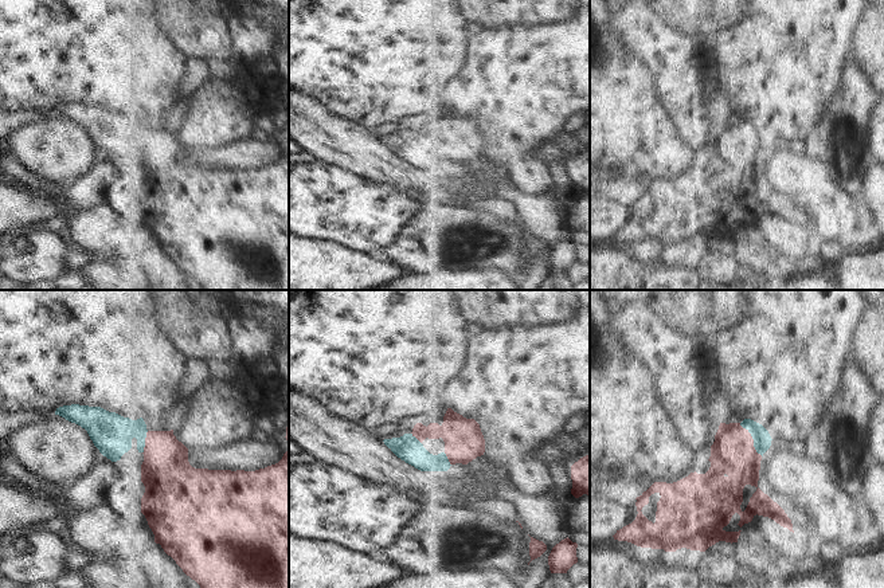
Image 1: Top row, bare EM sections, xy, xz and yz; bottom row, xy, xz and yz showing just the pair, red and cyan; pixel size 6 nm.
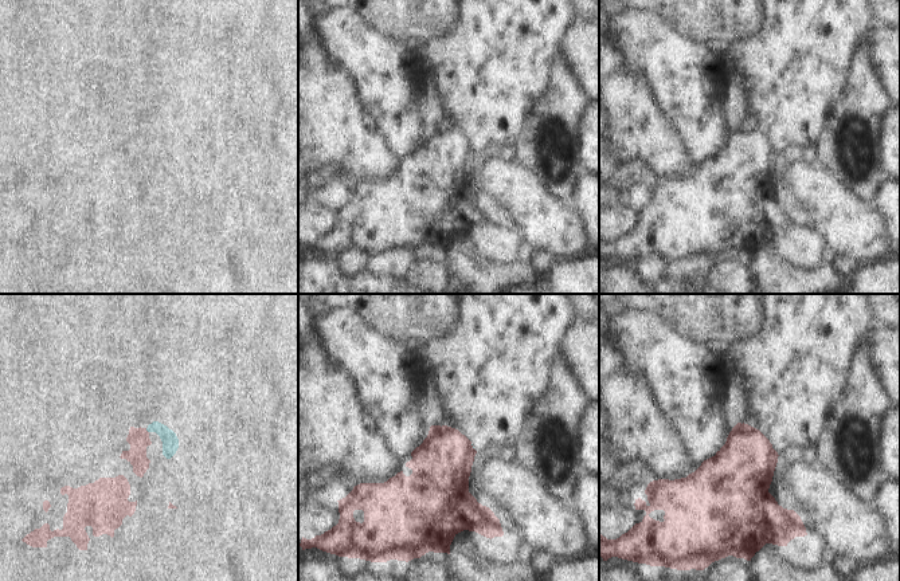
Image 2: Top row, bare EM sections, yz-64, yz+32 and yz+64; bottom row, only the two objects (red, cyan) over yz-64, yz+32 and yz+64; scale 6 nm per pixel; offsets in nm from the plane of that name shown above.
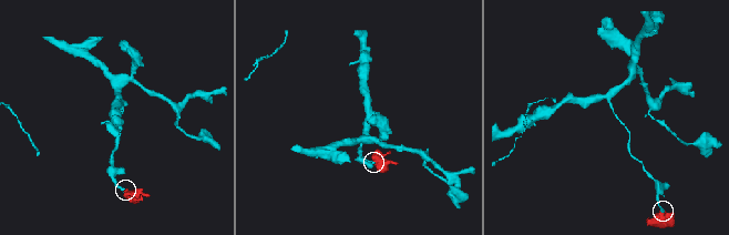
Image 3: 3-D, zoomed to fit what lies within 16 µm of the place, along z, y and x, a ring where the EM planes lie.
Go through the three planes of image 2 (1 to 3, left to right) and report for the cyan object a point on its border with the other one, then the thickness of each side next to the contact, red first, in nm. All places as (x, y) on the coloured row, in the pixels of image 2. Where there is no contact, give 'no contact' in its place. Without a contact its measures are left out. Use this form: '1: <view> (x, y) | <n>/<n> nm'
1: yz-64 (147, 431) | 130/100 nm
2: yz+32 (472, 447) | 360/20 nm
3: no contact

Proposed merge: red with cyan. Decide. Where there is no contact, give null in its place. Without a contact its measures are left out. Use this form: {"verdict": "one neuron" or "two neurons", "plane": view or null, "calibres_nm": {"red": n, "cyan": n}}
{"verdict": "one neuron", "plane": "yz", "calibres_nm": {"red": 260, "cyan": 110}}

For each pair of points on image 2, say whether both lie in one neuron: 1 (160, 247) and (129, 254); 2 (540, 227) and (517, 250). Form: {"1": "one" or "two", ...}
{"1": "two", "2": "two"}

